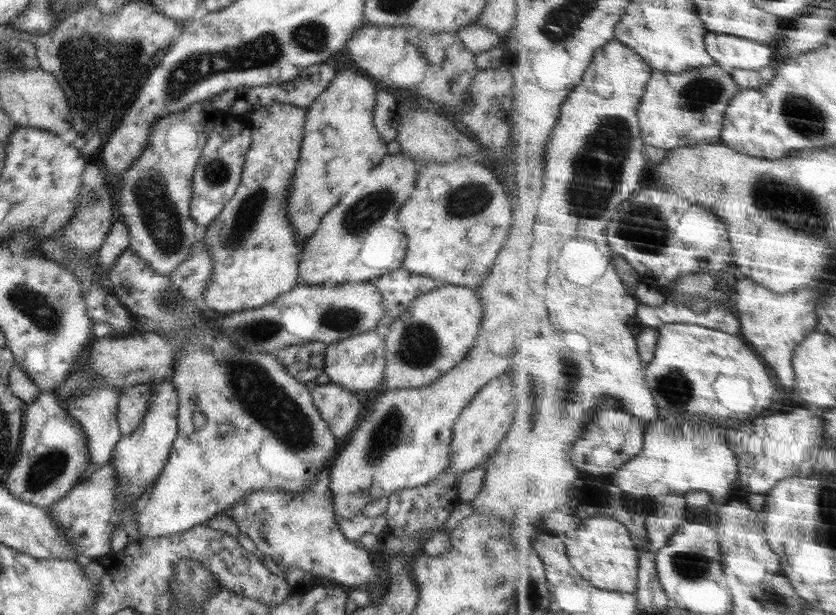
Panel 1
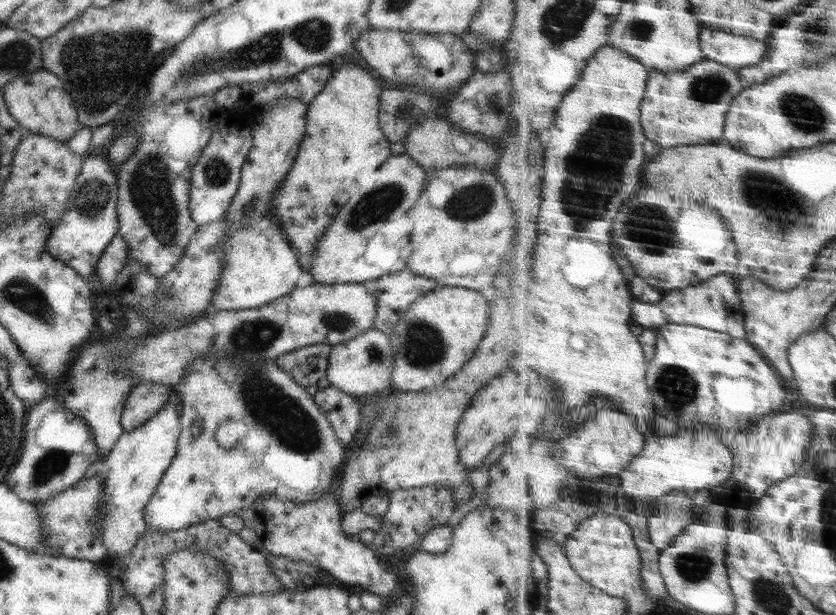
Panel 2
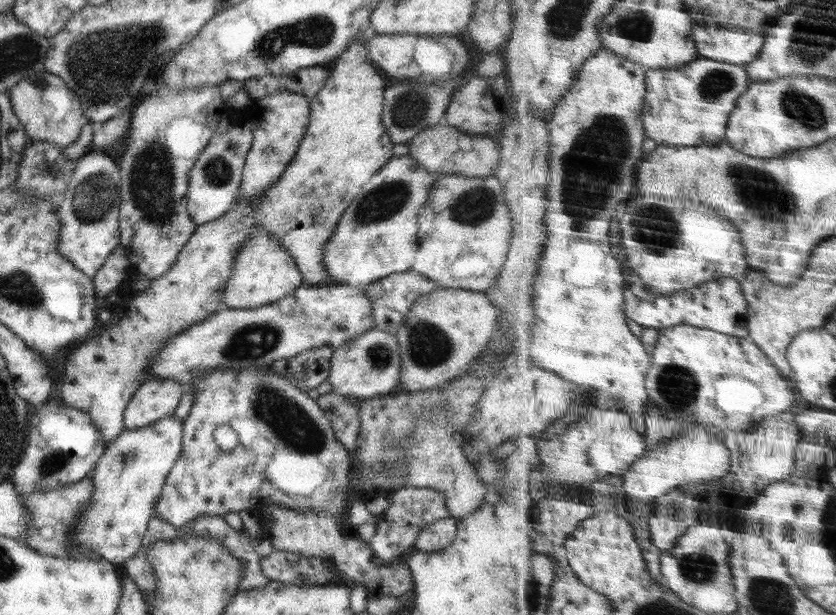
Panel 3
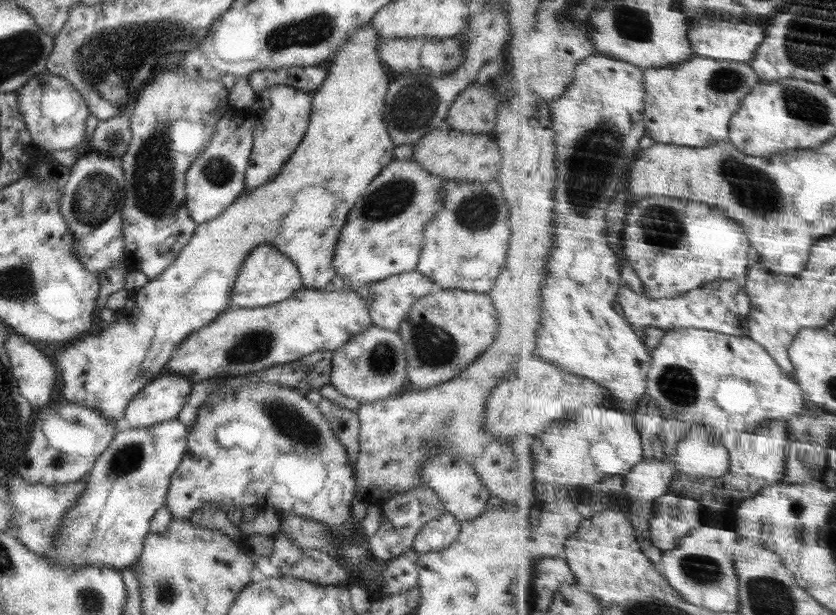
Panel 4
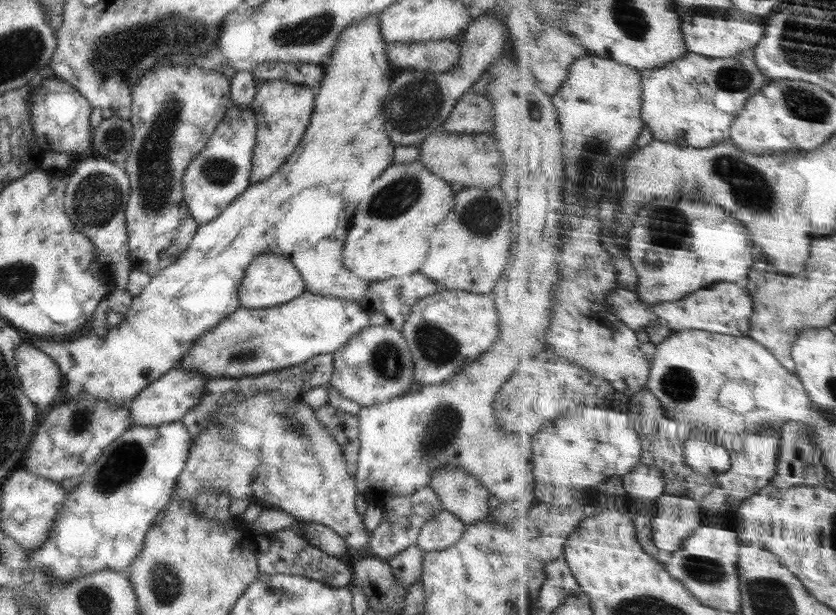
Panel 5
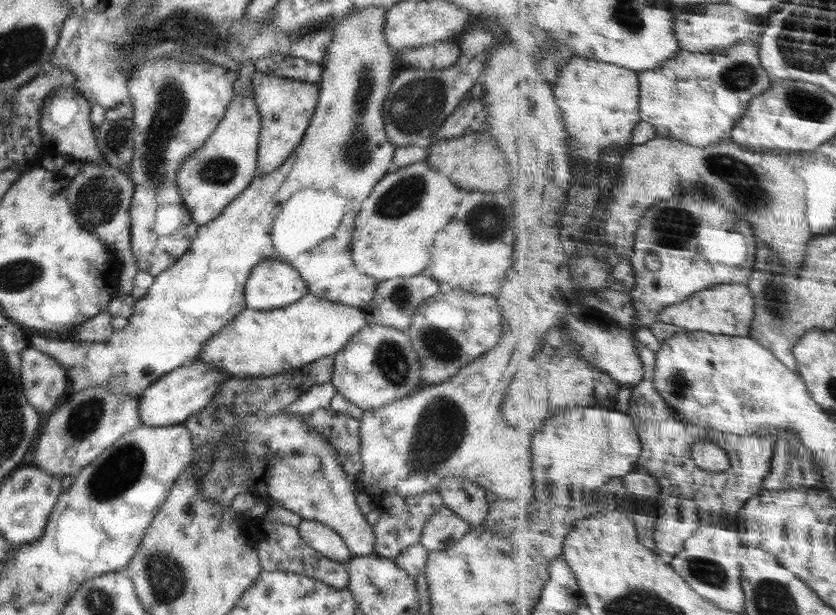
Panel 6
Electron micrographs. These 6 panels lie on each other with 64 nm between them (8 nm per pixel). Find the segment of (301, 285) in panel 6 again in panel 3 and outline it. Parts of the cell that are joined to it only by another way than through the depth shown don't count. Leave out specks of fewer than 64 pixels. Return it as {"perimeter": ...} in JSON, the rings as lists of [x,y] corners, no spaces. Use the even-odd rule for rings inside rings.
{"perimeter":[[[264,228],[258,229],[260,232],[256,230],[236,256],[232,278],[222,292],[223,308],[251,309],[264,306],[287,297],[302,285],[303,277],[294,258],[278,244],[274,236],[270,236]]]}

